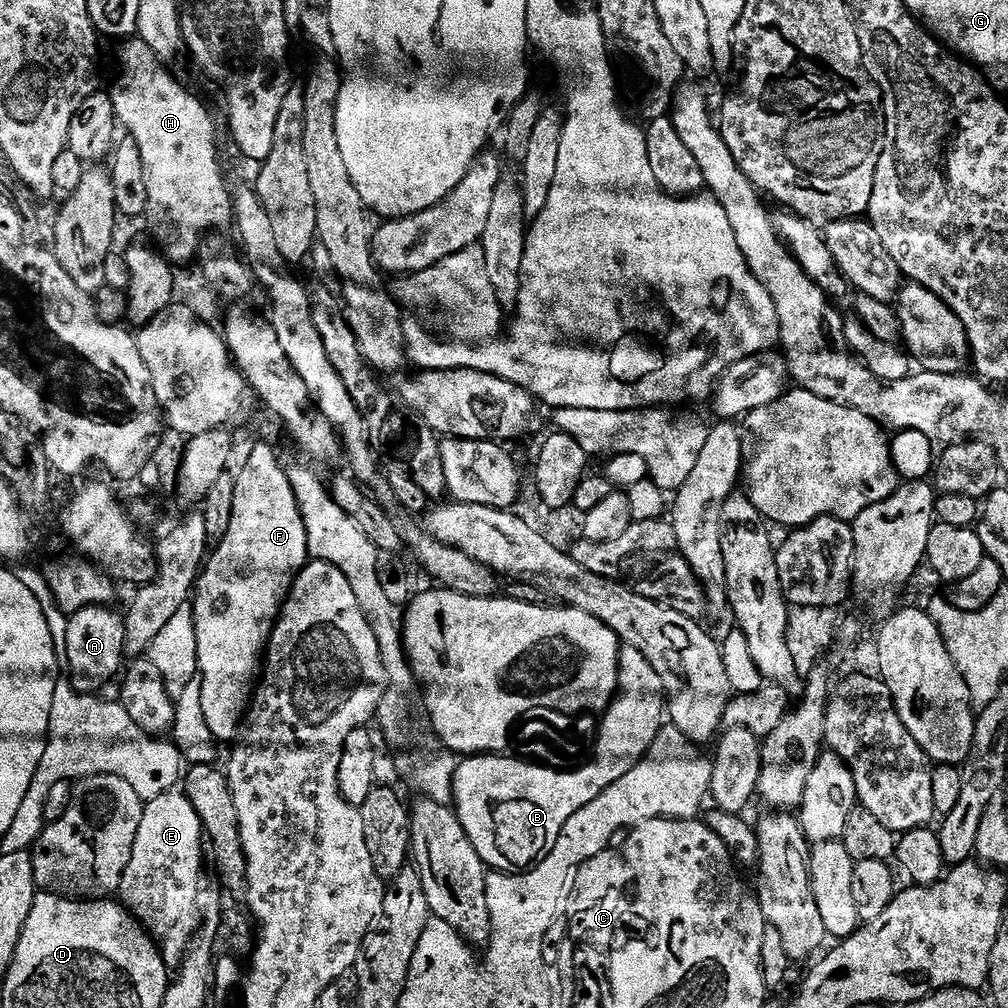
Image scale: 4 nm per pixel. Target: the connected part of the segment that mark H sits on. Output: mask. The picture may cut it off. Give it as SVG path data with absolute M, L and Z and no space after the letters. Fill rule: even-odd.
M135 36L121 44L118 82L110 95L117 121L132 128L131 139L142 150L151 239L173 265L193 263L208 231L229 227L234 220L233 193L230 188L228 192L216 153L216 124L207 106L164 69L165 63L146 42Z

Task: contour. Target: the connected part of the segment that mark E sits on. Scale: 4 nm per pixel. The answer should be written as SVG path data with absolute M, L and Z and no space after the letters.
M173 790L145 803L142 826L138 826L138 838L134 838L134 850L130 862L126 862L126 874L122 874L118 900L133 916L142 918L144 931L155 940L165 964L172 970L183 965L188 945L196 939L202 927L201 921L196 921L196 915L200 912L200 887L204 884L204 856L206 860L204 827L198 818L198 810L190 806L183 791Z

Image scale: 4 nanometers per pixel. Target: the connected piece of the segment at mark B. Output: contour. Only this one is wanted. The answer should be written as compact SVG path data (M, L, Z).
M629 644L621 645L620 651L616 653L616 667L615 673L617 678L614 679L612 690L608 693L608 698L604 704L596 705L594 708L584 708L584 720L588 720L588 744L590 744L590 752L594 754L596 764L592 767L585 768L579 775L556 775L552 772L542 772L536 768L526 768L518 763L514 756L497 756L495 754L472 754L467 758L461 759L456 766L456 778L454 780L455 794L454 811L456 816L462 822L462 826L466 830L466 834L470 838L470 842L478 850L478 854L482 858L482 862L489 868L498 872L526 872L529 868L537 865L540 861L544 860L554 850L554 846L558 842L558 838L562 834L562 826L566 826L566 822L570 822L570 818L574 818L574 814L578 814L578 810L582 810L582 806L586 806L590 802L594 802L594 798L598 798L598 794L602 794L610 786L614 786L614 782L618 782L618 778L622 778L626 774L630 774L630 770L639 764L644 756L650 750L650 746L658 738L661 728L666 723L666 693L664 691L664 683L662 678L658 678L658 674L654 670L654 666L650 666L650 662L646 662L646 654L642 648L635 649L634 646Z

